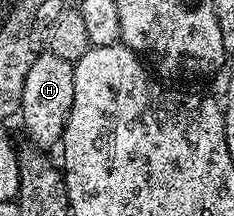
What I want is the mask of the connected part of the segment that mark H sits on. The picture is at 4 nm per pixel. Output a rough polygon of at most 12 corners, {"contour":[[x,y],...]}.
{"contour":[[44,51],[18,116],[38,149],[61,143],[74,106],[73,61]]}

